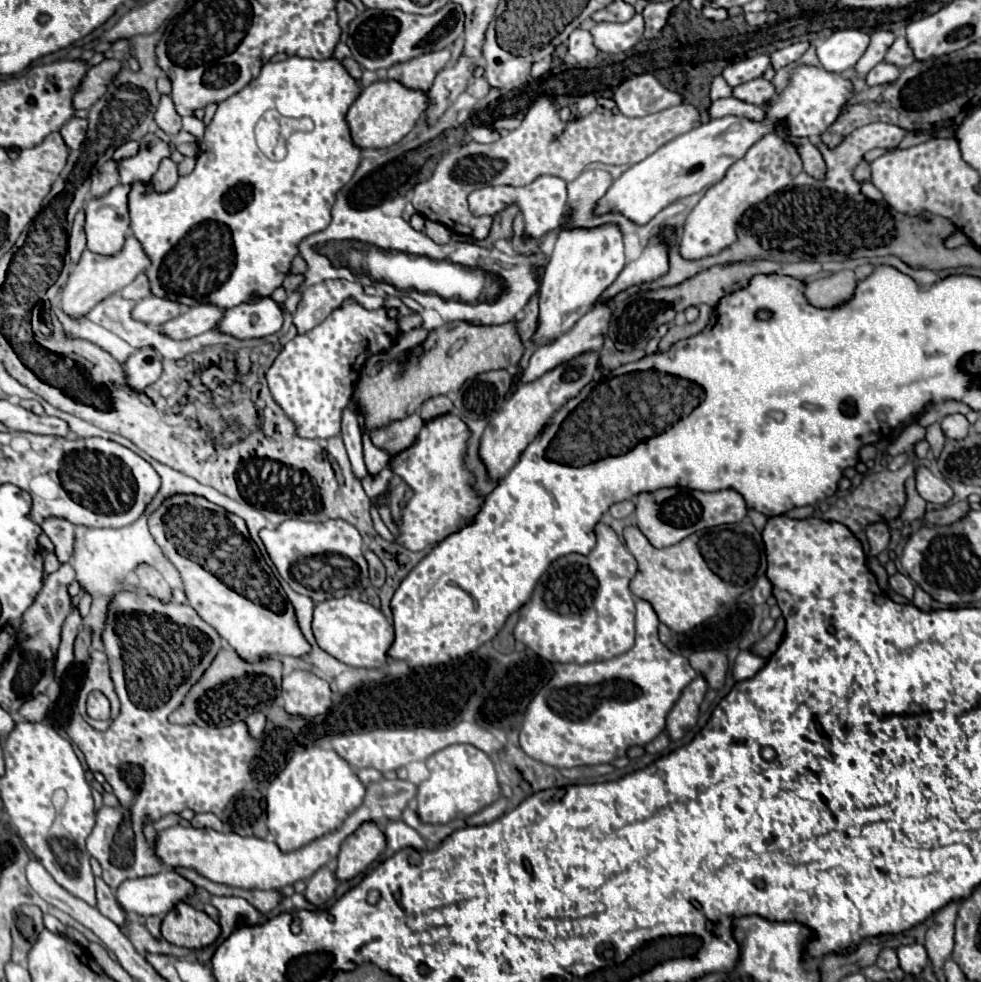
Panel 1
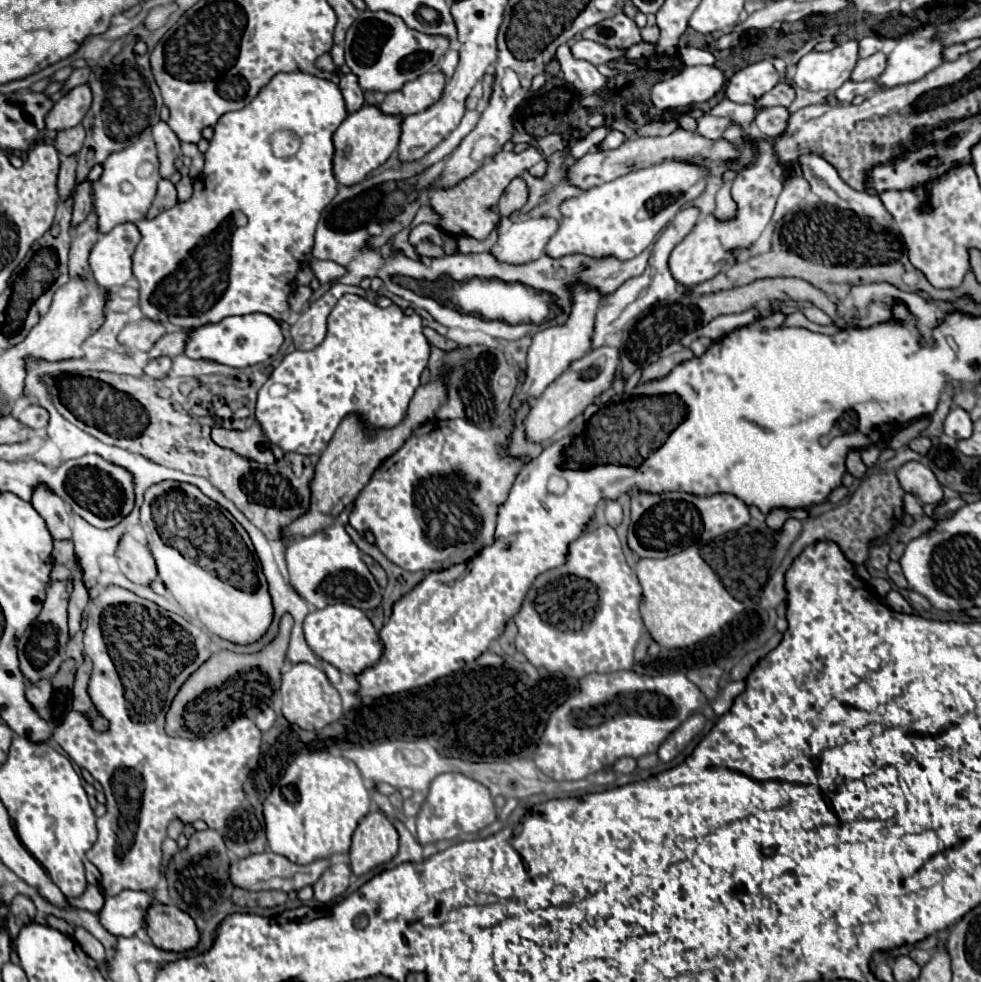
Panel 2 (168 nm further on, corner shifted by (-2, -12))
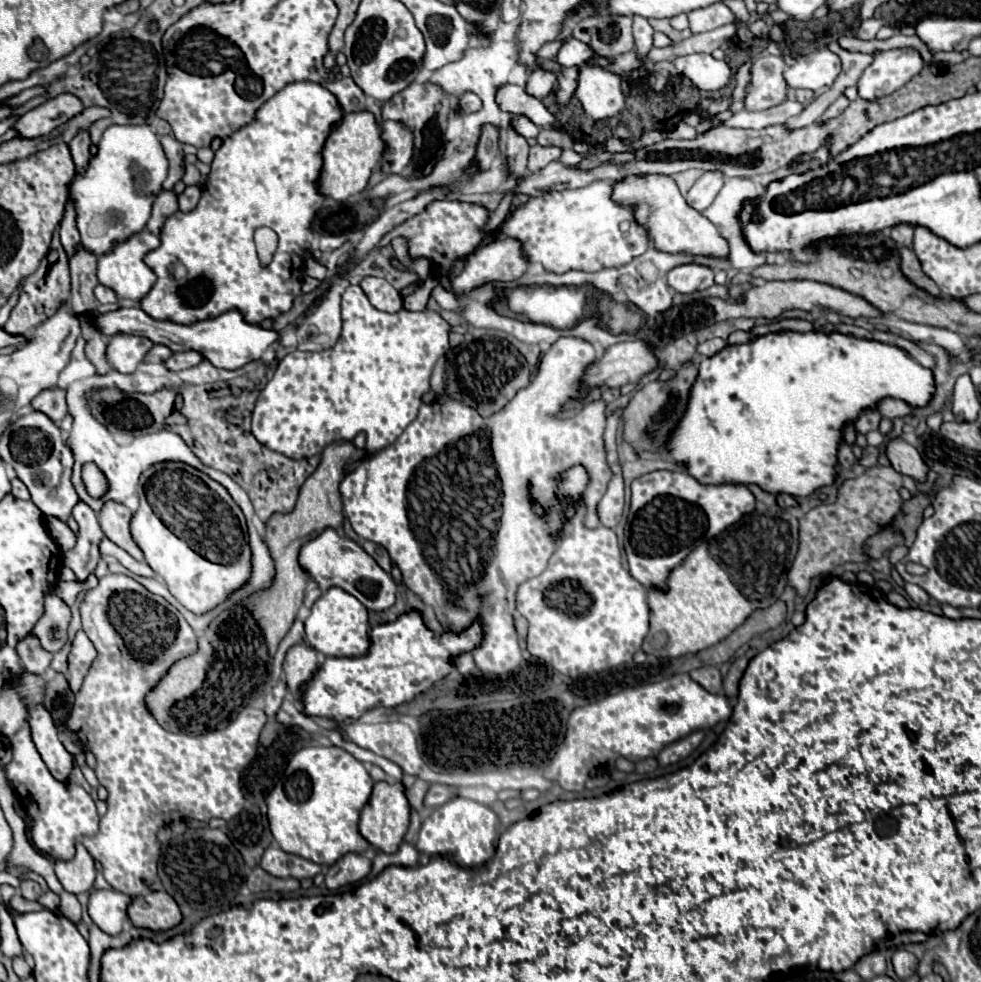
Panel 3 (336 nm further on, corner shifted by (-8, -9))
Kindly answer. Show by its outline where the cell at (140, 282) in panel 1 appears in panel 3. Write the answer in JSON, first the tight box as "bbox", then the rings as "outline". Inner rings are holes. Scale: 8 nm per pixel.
{"bbox":[94,285,118,303],"outline":[[[96,285],[94,287],[94,297],[100,301],[100,303],[116,303],[118,299],[114,297],[114,293],[110,293],[110,289],[106,289],[104,285]]]}

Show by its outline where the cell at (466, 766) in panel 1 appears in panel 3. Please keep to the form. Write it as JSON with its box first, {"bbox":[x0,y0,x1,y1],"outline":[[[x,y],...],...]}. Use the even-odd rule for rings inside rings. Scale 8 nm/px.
{"bbox":[416,797,498,869],"outline":[[[458,797],[454,801],[448,801],[446,805],[442,805],[436,813],[432,813],[428,819],[424,819],[420,833],[418,833],[418,841],[416,841],[416,849],[420,853],[428,853],[428,855],[442,855],[442,857],[450,857],[456,865],[464,867],[464,869],[474,869],[484,865],[486,861],[490,861],[496,853],[496,843],[498,843],[498,815],[476,801]]]}

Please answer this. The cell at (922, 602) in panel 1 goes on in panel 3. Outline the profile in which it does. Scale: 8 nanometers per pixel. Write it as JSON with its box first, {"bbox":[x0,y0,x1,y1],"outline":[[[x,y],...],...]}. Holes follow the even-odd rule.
{"bbox":[904,583,928,605],"outline":[[[904,583],[904,591],[908,593],[908,597],[914,601],[914,603],[918,603],[918,605],[926,605],[928,603],[928,593],[922,589],[922,587],[918,587],[918,585],[914,585],[914,583]]]}

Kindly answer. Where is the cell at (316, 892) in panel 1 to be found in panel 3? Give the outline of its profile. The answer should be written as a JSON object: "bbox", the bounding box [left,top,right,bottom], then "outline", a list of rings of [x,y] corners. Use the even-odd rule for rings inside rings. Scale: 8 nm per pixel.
{"bbox":[326,853,372,891],"outline":[[[348,853],[342,859],[338,859],[334,865],[330,865],[330,869],[326,873],[326,887],[336,891],[340,887],[354,885],[370,873],[370,867],[372,867],[372,863],[364,855]]]}

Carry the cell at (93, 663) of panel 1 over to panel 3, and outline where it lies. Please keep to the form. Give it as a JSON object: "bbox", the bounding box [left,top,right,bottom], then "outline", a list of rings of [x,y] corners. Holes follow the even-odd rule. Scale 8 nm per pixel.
{"bbox":[68,631,96,693],"outline":[[[78,631],[72,641],[72,651],[68,653],[68,685],[74,693],[78,693],[92,661],[96,659],[96,649],[84,631]]]}

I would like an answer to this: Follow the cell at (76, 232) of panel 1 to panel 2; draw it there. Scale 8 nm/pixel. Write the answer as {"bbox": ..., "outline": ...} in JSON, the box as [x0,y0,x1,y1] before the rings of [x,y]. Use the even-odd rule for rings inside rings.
{"bbox":[72,182,92,230],"outline":[[[90,182],[80,184],[80,188],[76,190],[74,196],[74,214],[72,214],[72,230],[78,228],[78,224],[82,224],[90,212],[92,200],[90,200]]]}

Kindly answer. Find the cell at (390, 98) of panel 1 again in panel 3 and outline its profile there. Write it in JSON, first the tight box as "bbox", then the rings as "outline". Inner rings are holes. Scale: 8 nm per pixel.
{"bbox":[318,111,382,201],"outline":[[[370,111],[350,113],[342,119],[342,125],[330,133],[322,149],[322,169],[318,177],[318,191],[326,199],[346,201],[348,197],[360,193],[372,175],[372,169],[378,165],[378,157],[382,157],[382,139],[380,129],[374,123],[374,115]]]}

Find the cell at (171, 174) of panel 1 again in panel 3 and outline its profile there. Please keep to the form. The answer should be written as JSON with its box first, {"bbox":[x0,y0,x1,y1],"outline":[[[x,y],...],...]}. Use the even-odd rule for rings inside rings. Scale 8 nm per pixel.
{"bbox":[146,191,178,235],"outline":[[[160,191],[156,201],[154,201],[154,209],[152,209],[152,217],[146,225],[146,229],[154,235],[160,235],[164,221],[174,215],[178,211],[178,197],[174,195],[174,191]]]}

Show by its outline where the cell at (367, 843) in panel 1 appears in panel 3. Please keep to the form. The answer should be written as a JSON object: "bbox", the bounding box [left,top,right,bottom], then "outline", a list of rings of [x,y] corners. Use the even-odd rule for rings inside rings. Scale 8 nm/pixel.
{"bbox":[360,781,410,853],"outline":[[[388,781],[374,783],[370,801],[366,803],[366,807],[362,809],[362,815],[360,815],[360,833],[368,839],[368,843],[378,851],[394,853],[404,839],[408,821],[410,821],[410,803],[406,799],[402,783],[398,783],[398,781],[396,783],[388,783]]]}

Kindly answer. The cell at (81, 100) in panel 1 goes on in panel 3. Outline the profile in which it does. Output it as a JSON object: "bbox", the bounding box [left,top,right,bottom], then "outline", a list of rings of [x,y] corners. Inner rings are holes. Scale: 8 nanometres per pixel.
{"bbox":[14,93,84,139],"outline":[[[62,93],[54,99],[44,101],[36,109],[30,109],[26,115],[22,115],[14,123],[14,131],[22,139],[36,139],[36,137],[48,135],[56,127],[64,125],[66,121],[70,121],[72,117],[82,113],[82,109],[84,109],[84,105],[82,105],[82,101],[78,101],[78,97],[74,97],[70,93]]]}

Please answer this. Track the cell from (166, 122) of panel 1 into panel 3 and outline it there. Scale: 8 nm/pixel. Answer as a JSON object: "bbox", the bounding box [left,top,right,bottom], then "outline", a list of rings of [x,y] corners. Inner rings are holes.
{"bbox":[160,137,184,189],"outline":[[[162,137],[160,141],[170,161],[170,171],[164,181],[164,189],[172,189],[184,175],[184,151],[182,151],[182,143],[178,143],[174,137]]]}

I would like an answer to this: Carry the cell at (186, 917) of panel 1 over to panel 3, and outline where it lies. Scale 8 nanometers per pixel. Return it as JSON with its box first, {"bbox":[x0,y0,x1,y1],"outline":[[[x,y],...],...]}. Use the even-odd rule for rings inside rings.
{"bbox":[126,891,182,931],"outline":[[[152,891],[144,897],[134,897],[126,913],[132,925],[154,931],[172,929],[182,921],[180,907],[166,891]]]}

